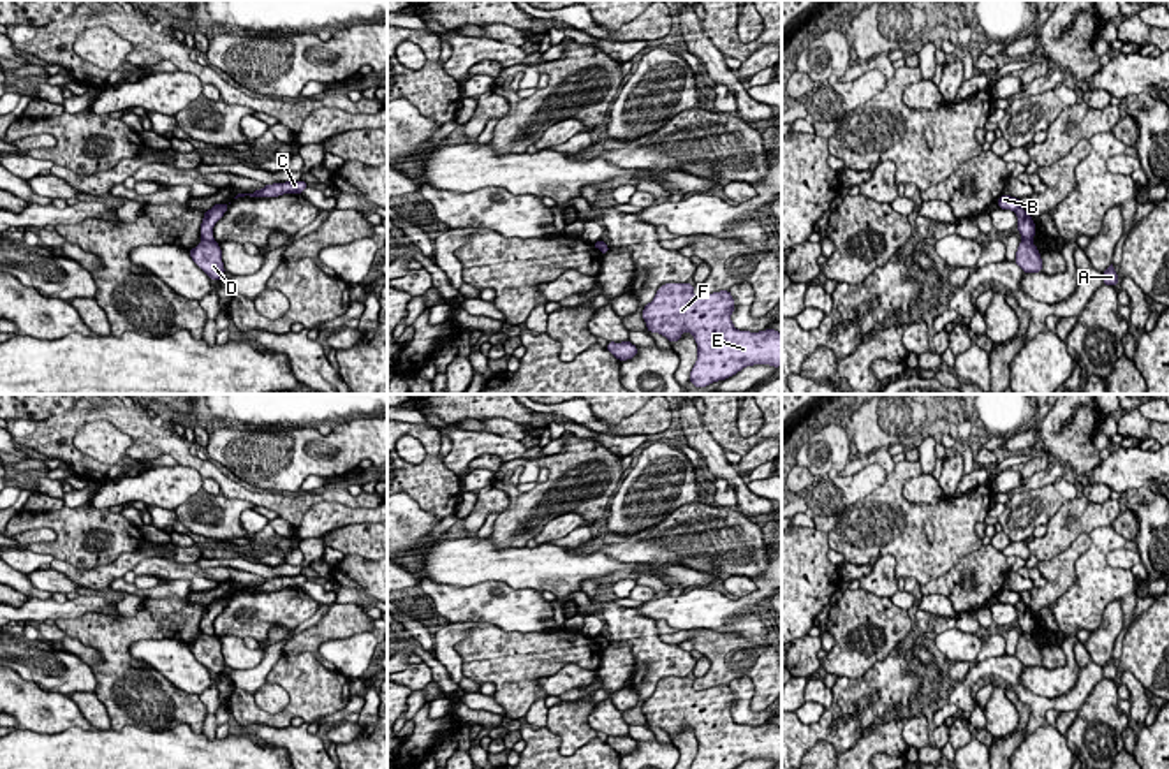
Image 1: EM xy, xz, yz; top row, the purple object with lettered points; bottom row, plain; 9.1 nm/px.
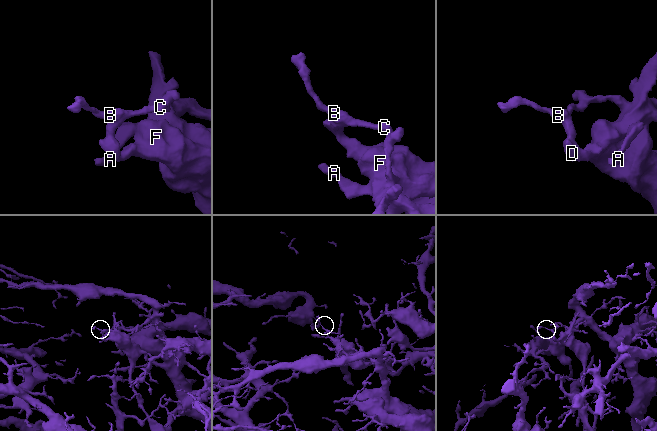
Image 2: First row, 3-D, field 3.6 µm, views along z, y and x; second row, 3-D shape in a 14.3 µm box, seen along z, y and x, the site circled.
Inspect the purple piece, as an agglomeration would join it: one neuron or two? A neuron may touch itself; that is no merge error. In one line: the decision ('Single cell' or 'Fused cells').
Fused cells

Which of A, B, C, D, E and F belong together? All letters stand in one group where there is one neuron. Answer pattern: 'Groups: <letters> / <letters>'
Groups: A B C / D E F

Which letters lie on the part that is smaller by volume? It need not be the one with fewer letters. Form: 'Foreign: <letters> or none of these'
Foreign: D, E, F

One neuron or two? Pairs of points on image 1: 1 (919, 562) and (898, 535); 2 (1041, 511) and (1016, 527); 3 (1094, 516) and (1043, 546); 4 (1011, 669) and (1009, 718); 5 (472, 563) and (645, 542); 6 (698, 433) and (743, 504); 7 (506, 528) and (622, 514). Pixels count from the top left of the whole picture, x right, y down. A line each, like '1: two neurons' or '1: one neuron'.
1: one neuron
2: one neuron
3: one neuron
4: two neurons
5: two neurons
6: one neuron
7: two neurons

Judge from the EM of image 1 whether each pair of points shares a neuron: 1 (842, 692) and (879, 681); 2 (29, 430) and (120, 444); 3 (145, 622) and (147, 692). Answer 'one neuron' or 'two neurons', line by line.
1: one neuron
2: two neurons
3: one neuron

